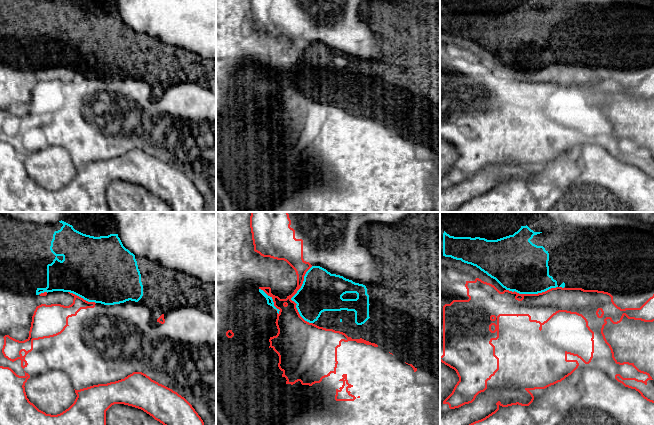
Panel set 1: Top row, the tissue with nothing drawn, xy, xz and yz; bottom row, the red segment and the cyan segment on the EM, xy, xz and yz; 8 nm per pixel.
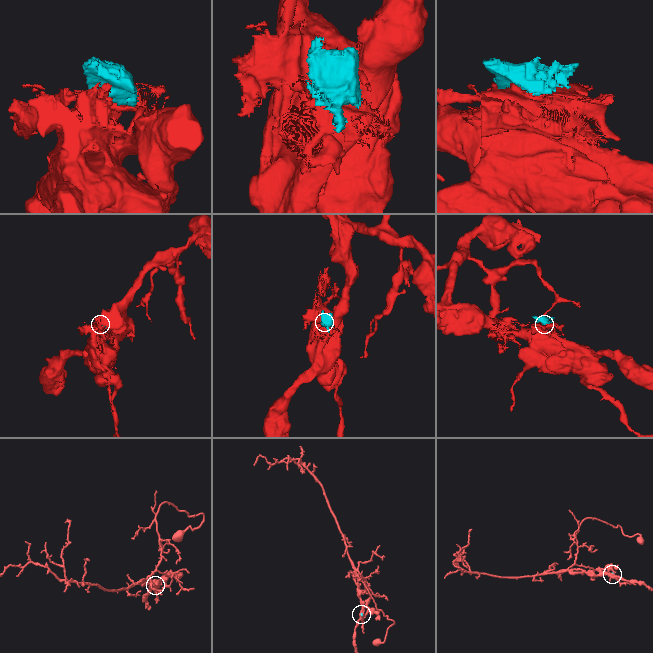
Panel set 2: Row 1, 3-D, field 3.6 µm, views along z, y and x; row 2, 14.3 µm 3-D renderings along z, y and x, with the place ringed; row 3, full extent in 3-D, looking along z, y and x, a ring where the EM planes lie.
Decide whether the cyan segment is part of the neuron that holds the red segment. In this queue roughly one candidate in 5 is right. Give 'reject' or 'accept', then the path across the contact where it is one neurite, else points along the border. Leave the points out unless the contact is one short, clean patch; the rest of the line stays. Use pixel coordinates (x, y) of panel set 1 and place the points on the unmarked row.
reject

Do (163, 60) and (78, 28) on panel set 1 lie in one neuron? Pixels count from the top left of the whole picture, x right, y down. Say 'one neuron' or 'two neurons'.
one neuron

